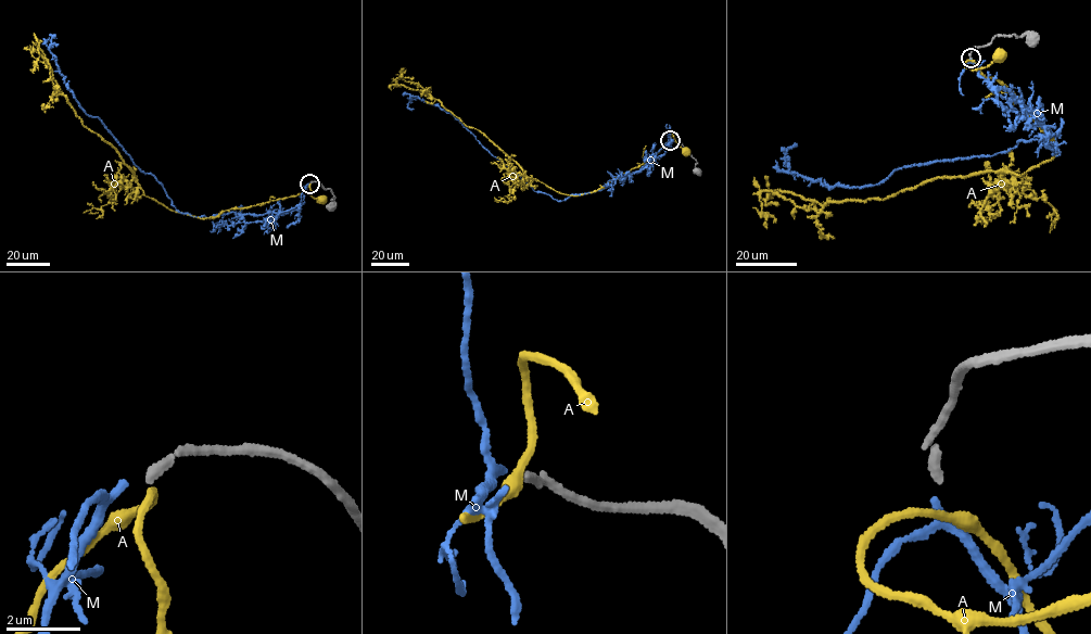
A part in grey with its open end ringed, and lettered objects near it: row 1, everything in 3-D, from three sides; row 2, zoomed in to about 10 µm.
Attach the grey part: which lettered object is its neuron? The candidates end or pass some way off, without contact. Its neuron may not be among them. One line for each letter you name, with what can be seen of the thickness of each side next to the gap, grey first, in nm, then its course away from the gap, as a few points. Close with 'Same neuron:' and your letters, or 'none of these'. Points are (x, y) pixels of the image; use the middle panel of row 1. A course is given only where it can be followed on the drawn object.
M: 240 nm thick on the grey side, 180 nm on the other; it runs (670, 140), (637, 172), (599, 190), (559, 201), (534, 191), (449, 112), (410, 96), (407, 105), (414, 109)
Same neuron: M

